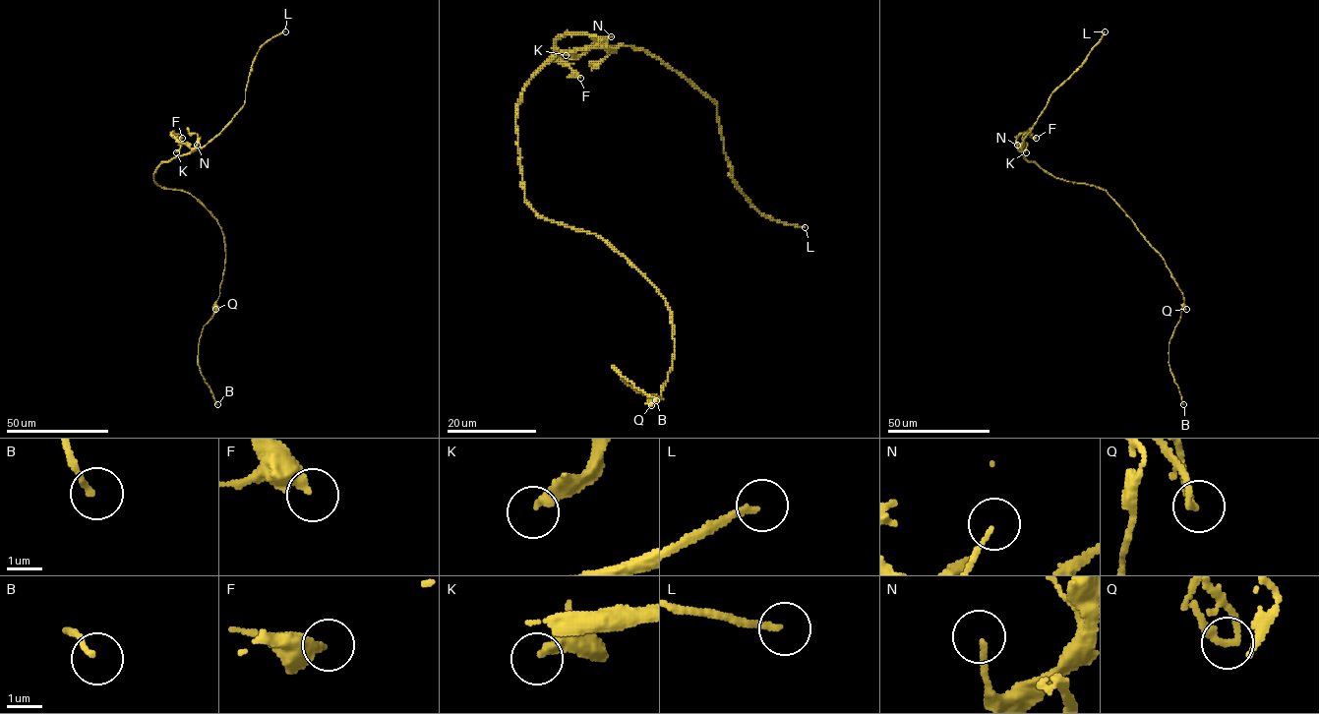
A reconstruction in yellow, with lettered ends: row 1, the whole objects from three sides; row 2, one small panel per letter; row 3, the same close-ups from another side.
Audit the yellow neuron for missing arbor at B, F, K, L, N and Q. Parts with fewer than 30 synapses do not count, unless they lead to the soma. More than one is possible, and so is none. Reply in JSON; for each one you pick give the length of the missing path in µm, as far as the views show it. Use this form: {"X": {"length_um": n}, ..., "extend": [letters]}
{"L": {"length_um": 130}, "extend": ["L"]}

